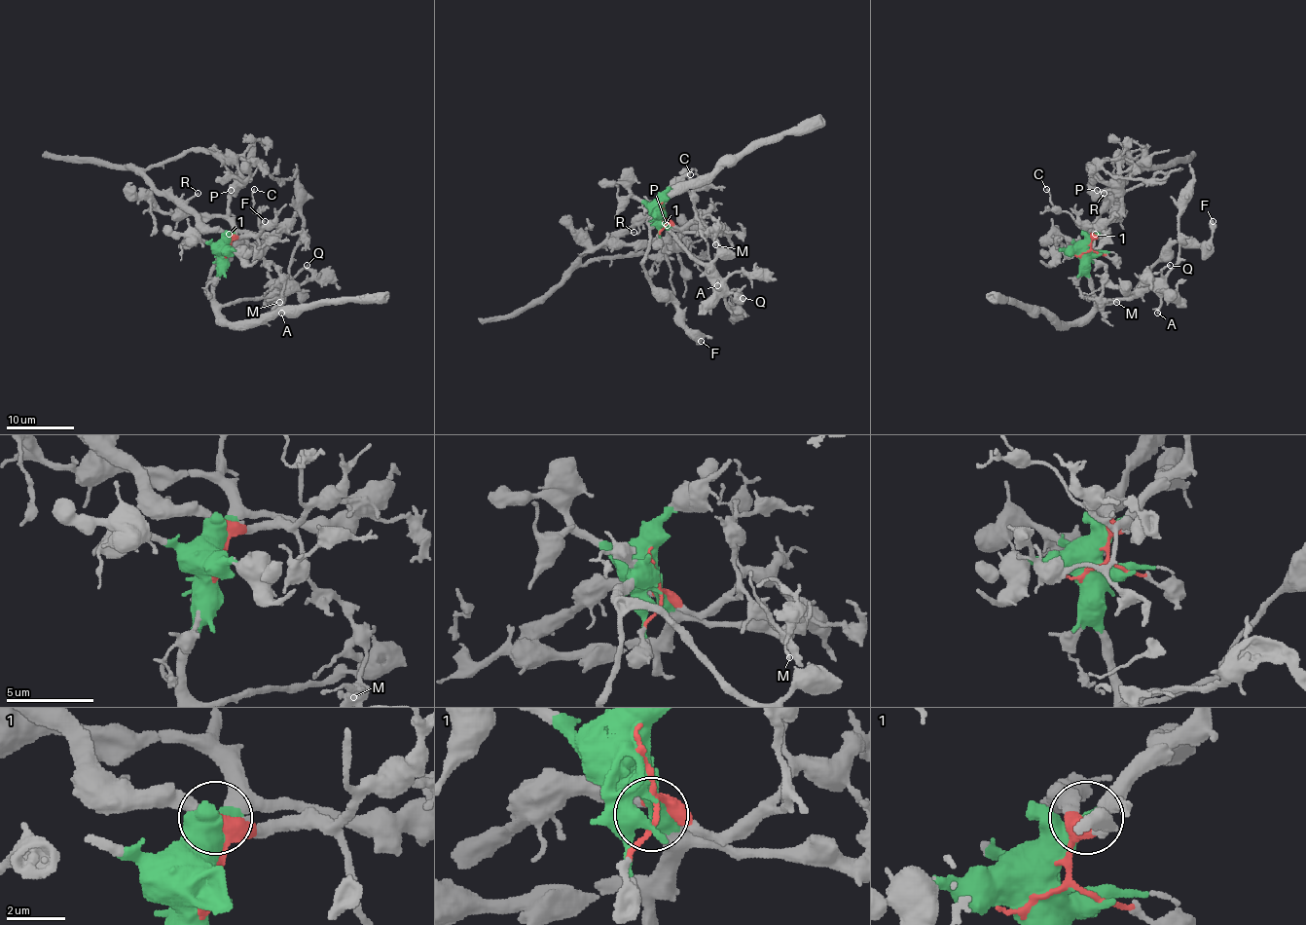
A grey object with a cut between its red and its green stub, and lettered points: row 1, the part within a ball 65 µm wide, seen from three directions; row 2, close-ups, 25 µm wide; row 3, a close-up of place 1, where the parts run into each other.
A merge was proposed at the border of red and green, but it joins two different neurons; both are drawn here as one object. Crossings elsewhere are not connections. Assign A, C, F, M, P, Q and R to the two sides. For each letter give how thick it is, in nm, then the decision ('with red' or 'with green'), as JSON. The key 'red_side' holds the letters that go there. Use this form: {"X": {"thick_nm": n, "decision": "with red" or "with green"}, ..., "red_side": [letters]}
{"A": {"thick_nm": 240, "decision": "with green"}, "C": {"thick_nm": 120, "decision": "with red"}, "F": {"thick_nm": 480, "decision": "with green"}, "M": {"thick_nm": 130, "decision": "with red"}, "P": {"thick_nm": 180, "decision": "with green"}, "Q": {"thick_nm": 140, "decision": "with green"}, "R": {"thick_nm": 120, "decision": "with red"}, "red_side": ["C", "M", "R"]}

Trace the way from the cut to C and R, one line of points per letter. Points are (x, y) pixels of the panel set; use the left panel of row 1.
C: (227, 253), (234, 240), (261, 231), (259, 213), (254, 212), (254, 190)
R: (227, 253), (231, 238), (222, 233), (211, 233), (188, 205), (198, 193)

